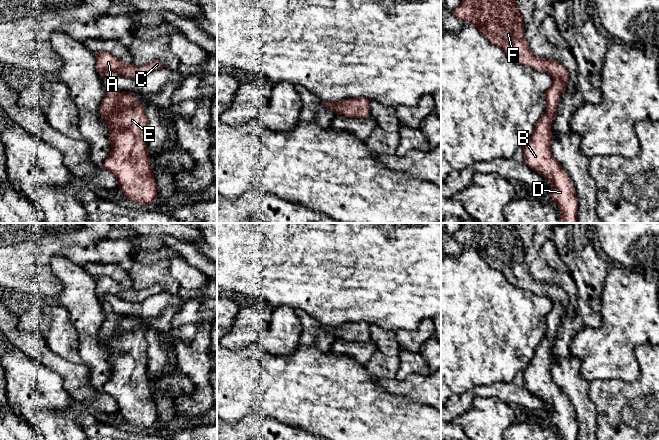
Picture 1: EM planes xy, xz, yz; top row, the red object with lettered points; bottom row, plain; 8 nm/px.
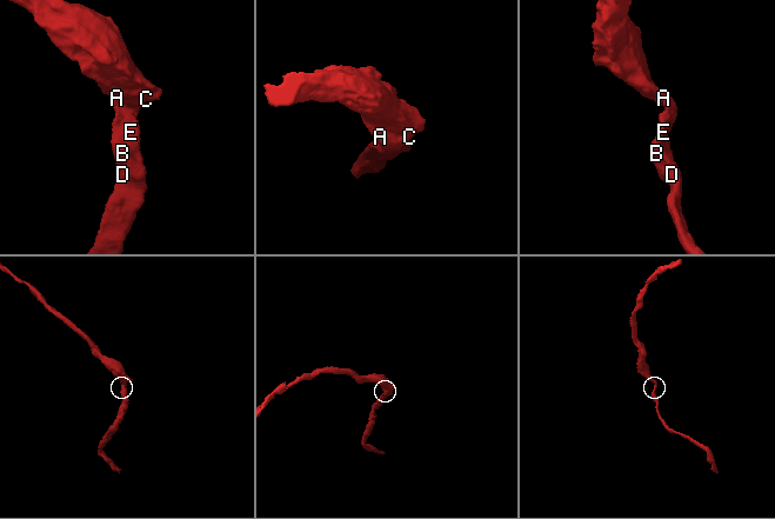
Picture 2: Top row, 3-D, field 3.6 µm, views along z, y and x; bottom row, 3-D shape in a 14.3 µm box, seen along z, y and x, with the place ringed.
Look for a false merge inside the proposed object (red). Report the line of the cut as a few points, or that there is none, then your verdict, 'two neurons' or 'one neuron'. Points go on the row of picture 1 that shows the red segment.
no cut | one neuron

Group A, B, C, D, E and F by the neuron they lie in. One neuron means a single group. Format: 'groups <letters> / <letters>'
groups A B C D E F

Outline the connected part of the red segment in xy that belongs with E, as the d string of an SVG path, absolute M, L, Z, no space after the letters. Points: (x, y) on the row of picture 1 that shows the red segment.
M113 85L106 89L106 95L101 102L101 119L109 129L111 152L105 159L103 167L112 172L118 180L118 187L127 200L140 205L150 205L156 202L158 187L153 176L153 168L147 151L147 124L145 106L136 104L138 96L134 99L129 92L120 92Z

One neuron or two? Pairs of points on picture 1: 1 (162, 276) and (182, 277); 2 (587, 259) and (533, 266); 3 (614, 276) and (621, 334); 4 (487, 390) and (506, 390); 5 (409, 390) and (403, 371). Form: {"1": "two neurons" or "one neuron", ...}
{"1": "two neurons", "2": "two neurons", "3": "one neuron", "4": "one neuron", "5": "two neurons"}

